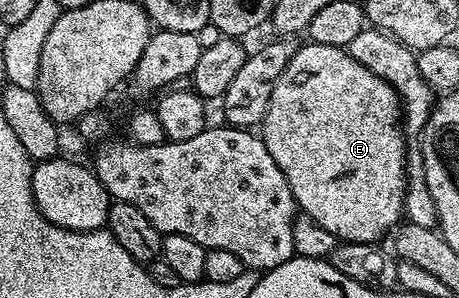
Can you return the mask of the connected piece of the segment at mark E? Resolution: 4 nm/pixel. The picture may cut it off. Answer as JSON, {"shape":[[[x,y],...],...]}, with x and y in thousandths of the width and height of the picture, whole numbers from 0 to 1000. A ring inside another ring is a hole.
{"shape":[[[682,138],[654,151],[638,201],[630,201],[621,242],[612,242],[595,295],[586,336],[586,376],[577,376],[577,403],[569,426],[569,460],[577,497],[586,497],[586,523],[603,537],[603,564],[621,577],[621,604],[630,604],[630,631],[643,661],[645,695],[658,715],[673,721],[693,758],[708,765],[708,779],[717,779],[723,802],[817,819],[828,809],[824,799],[839,795],[843,782],[845,795],[871,755],[880,728],[878,674],[887,654],[887,466],[874,406],[869,312],[845,275],[830,268],[830,255],[804,242],[804,228],[795,228],[791,215],[778,215],[778,201],[769,201],[769,188],[756,178],[749,158],[719,158],[717,148]]]}

